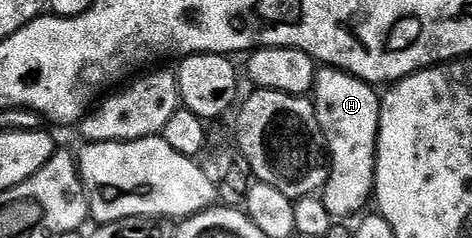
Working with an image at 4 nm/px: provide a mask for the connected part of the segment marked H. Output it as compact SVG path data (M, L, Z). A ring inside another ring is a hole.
M320 66L316 70L310 99L316 105L318 126L330 161L328 180L322 189L322 199L326 210L330 210L334 218L348 218L344 216L352 216L360 211L363 213L365 211L363 208L373 199L376 186L376 143L380 125L381 93L373 85L358 79L351 72L344 72L341 68Z

